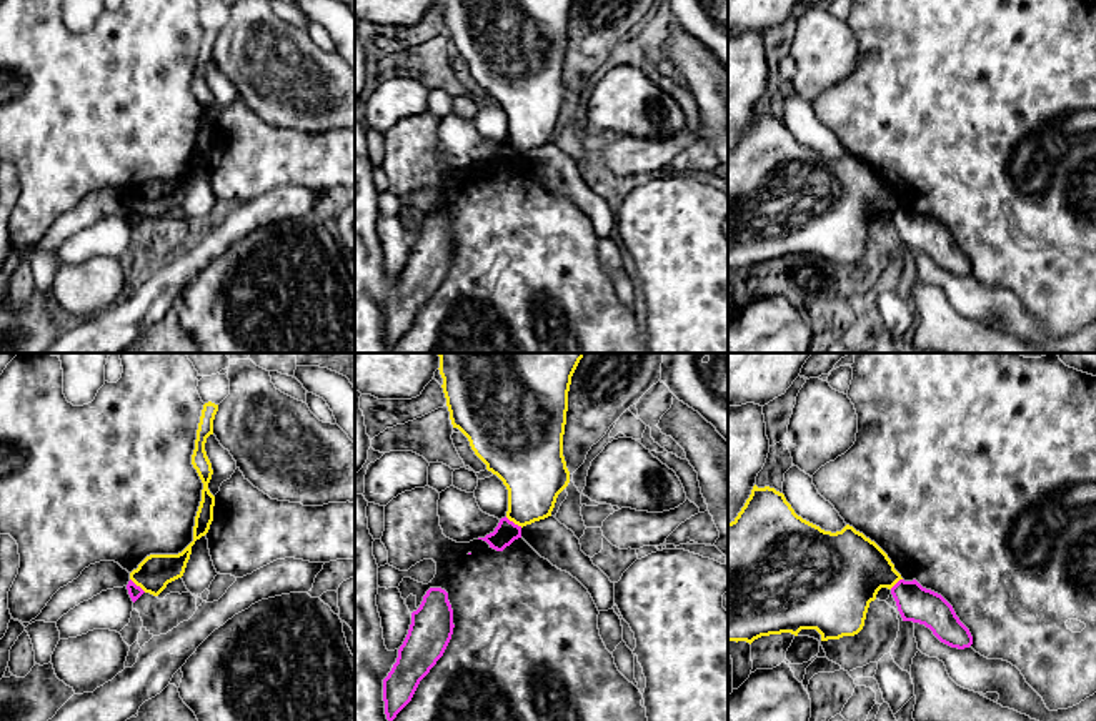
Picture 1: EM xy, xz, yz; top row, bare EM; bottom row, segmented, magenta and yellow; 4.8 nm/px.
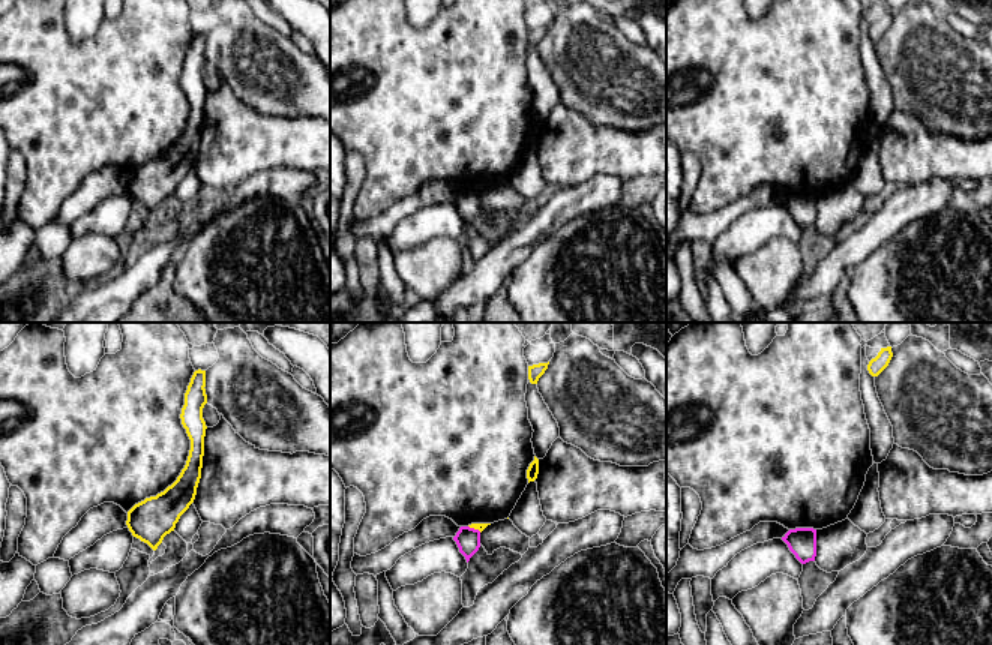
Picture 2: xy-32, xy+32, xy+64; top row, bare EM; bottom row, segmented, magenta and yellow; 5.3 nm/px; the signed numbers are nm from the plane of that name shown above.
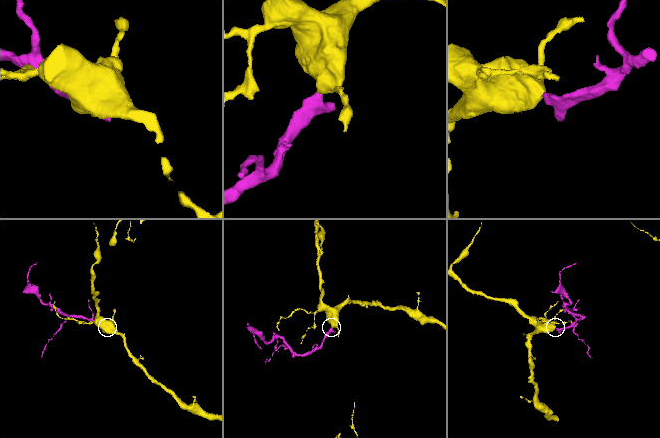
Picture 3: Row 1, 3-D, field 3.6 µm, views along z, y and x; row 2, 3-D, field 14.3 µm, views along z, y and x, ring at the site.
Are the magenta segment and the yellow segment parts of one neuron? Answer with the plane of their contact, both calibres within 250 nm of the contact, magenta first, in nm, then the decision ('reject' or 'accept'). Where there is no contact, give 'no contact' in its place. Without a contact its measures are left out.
xz | 110/300 nm | reject

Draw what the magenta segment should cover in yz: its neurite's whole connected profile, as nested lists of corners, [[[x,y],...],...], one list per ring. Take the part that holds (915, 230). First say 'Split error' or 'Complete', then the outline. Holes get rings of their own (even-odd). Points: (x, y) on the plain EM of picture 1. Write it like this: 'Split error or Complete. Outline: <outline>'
Complete. Outline: [[[899,206],[891,215],[891,221],[903,248],[924,251],[941,270],[951,275],[964,276],[973,271],[969,256],[941,221],[923,215],[916,206]]]

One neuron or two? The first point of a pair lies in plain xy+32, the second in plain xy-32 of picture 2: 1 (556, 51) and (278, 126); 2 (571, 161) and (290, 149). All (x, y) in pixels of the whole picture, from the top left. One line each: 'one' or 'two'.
1: two
2: one

